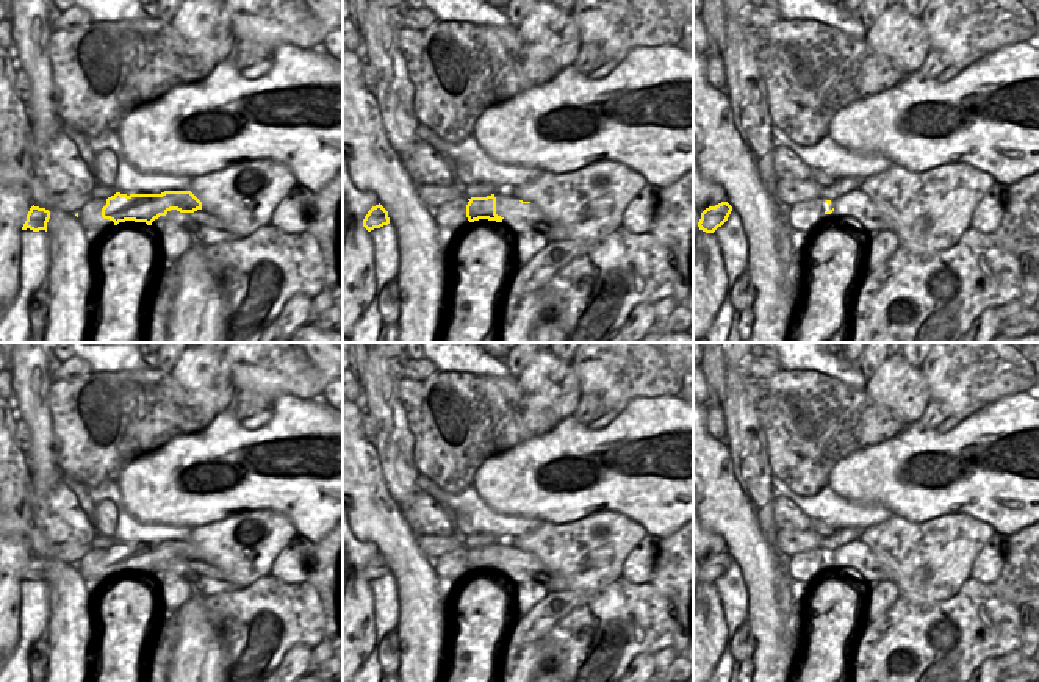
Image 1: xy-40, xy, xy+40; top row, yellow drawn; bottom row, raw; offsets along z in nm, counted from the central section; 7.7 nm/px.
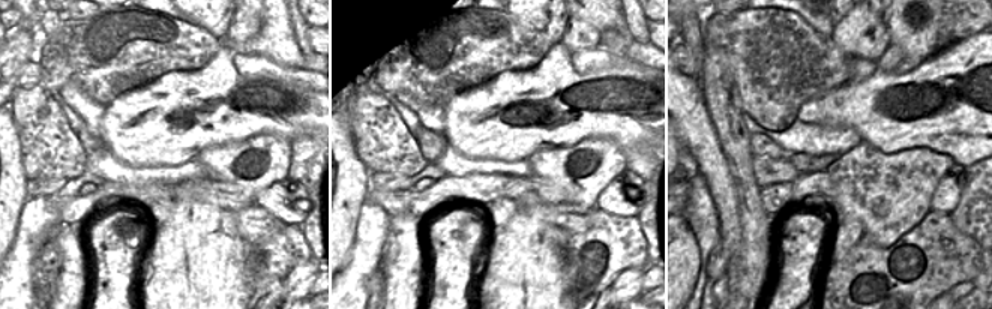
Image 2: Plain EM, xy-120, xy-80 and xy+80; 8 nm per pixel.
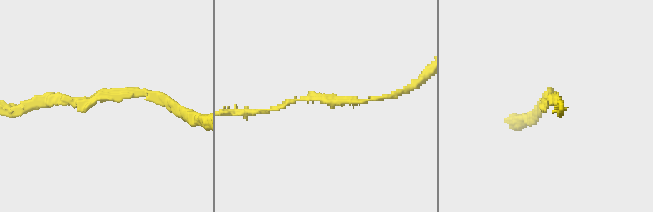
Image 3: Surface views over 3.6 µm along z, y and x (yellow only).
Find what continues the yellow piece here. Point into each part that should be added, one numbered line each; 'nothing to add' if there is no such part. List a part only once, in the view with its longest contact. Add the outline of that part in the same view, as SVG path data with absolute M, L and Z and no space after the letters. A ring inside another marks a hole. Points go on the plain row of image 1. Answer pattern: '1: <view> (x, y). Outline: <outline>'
nothing to add

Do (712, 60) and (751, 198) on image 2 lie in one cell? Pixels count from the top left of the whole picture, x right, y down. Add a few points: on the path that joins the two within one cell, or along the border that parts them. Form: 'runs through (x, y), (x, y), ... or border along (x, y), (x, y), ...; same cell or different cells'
runs through (721, 95), (740, 164); same cell

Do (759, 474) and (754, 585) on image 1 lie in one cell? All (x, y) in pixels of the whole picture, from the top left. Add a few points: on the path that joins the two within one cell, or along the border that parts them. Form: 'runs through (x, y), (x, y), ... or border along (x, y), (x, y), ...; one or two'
border along (742, 491), (775, 557); two

